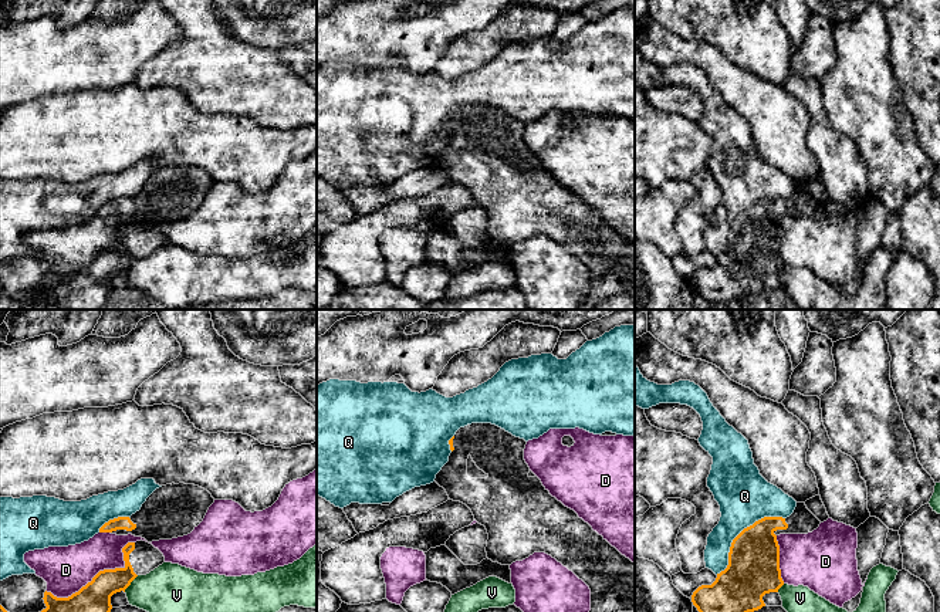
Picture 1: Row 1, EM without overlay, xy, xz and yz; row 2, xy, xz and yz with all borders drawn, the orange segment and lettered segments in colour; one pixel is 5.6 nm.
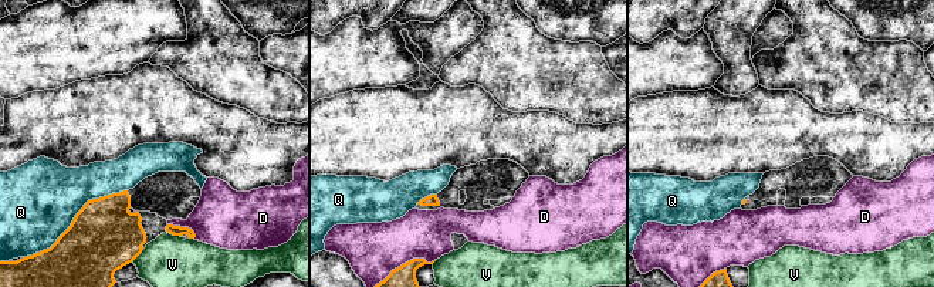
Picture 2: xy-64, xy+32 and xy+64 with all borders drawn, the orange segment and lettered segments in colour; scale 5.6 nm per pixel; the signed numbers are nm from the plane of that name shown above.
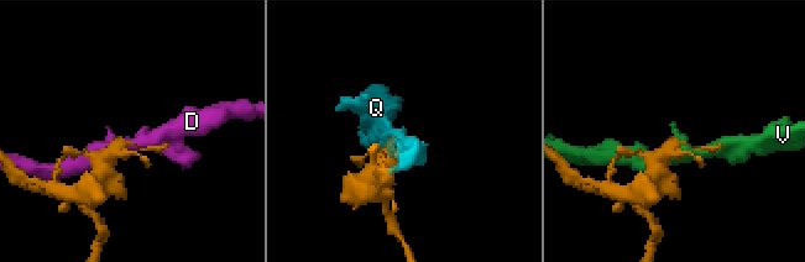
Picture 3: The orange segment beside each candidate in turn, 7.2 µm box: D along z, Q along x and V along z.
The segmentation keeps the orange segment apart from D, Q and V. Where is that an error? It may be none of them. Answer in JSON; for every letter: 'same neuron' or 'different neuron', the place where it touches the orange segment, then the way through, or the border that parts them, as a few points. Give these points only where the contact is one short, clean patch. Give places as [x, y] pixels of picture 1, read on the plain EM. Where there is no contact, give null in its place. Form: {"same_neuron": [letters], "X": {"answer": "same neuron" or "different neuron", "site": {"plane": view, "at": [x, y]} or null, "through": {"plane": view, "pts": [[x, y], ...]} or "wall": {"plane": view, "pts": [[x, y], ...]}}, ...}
{"same_neuron": [], "D": {"answer": "different neuron", "site": {"plane": "xy", "at": [98, 254]}}, "Q": {"answer": "different neuron", "site": {"plane": "yz", "at": [740, 215]}}, "V": {"answer": "different neuron", "site": {"plane": "xy", "at": [129, 266]}}}

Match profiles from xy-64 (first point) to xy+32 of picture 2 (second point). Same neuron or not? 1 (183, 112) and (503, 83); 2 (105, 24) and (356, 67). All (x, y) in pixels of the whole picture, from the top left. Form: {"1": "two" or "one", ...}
{"1": "two", "2": "one"}

